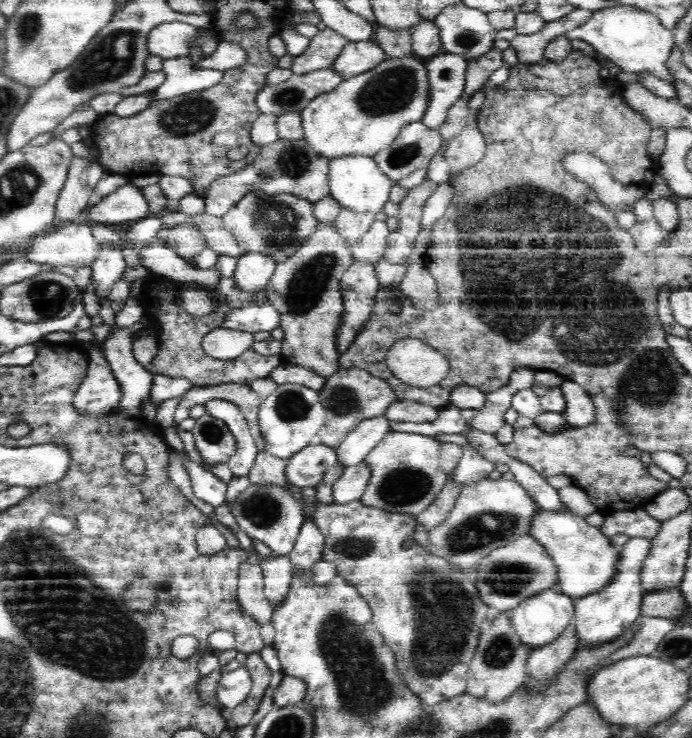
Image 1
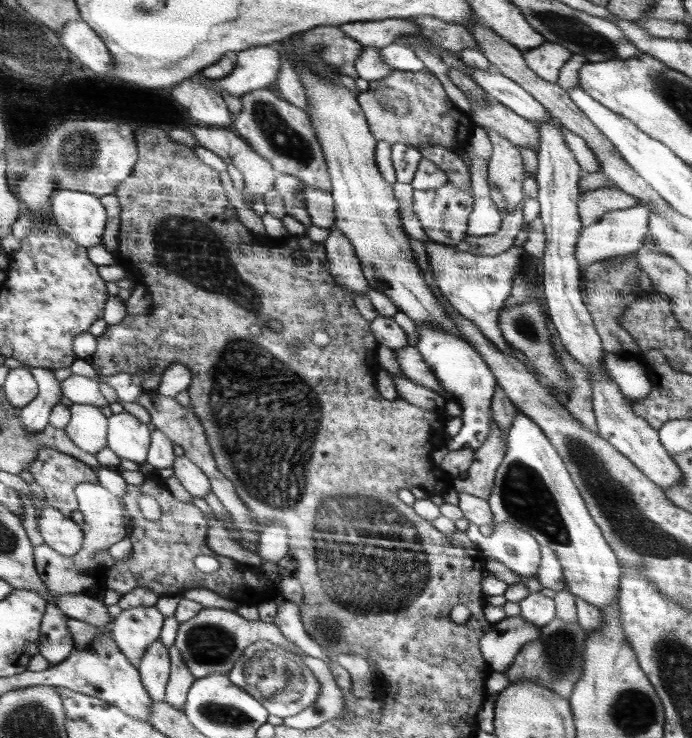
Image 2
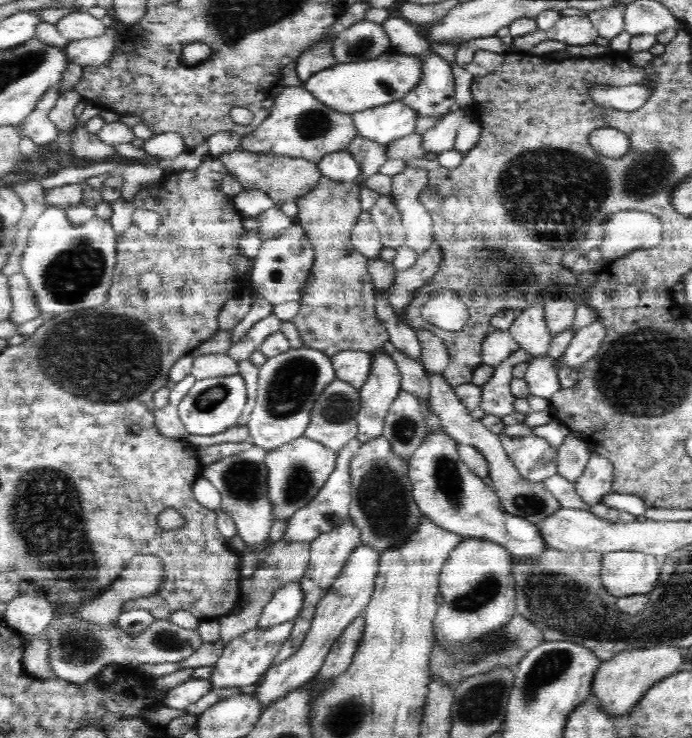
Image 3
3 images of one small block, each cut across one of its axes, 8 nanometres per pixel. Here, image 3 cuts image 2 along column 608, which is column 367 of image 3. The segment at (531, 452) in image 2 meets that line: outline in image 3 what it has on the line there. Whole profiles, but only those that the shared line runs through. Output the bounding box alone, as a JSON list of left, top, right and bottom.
[253,541,381,708]

